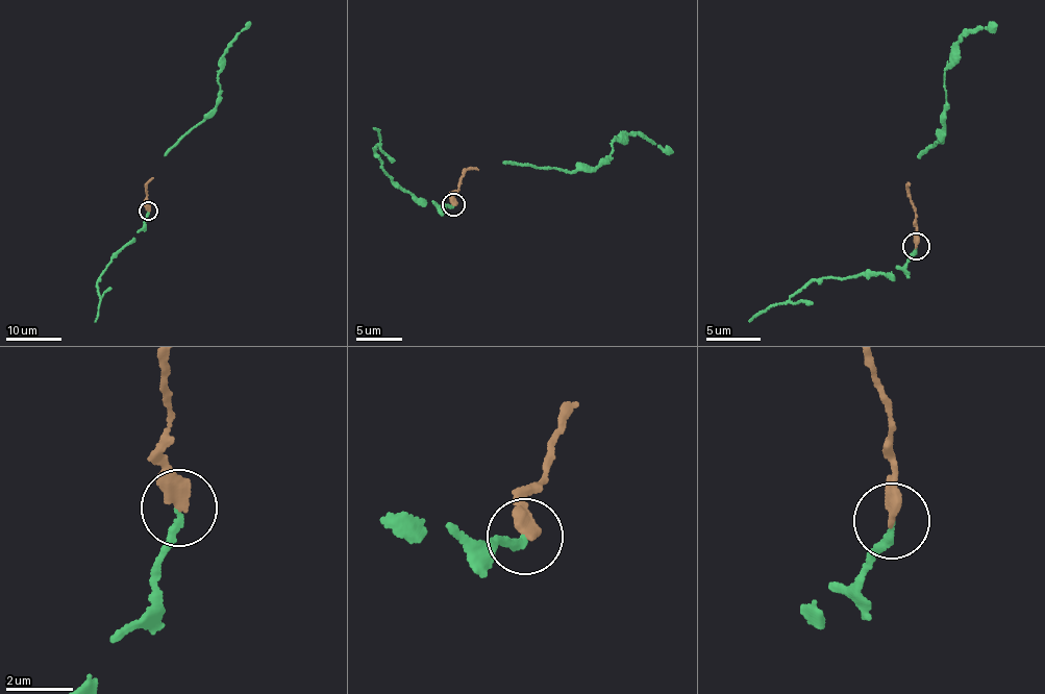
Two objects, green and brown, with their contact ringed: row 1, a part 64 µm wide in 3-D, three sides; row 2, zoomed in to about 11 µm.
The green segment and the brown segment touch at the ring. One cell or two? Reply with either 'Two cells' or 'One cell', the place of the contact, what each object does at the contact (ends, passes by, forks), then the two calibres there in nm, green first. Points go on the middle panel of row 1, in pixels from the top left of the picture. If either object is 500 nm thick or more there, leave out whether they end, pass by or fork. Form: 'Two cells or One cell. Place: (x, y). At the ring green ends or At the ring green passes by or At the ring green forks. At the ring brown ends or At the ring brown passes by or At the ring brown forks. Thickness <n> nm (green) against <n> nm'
One cell. Place: (453, 204). At the ring green ends. At the ring brown ends. Thickness 170 nm (green) against 400 nm

